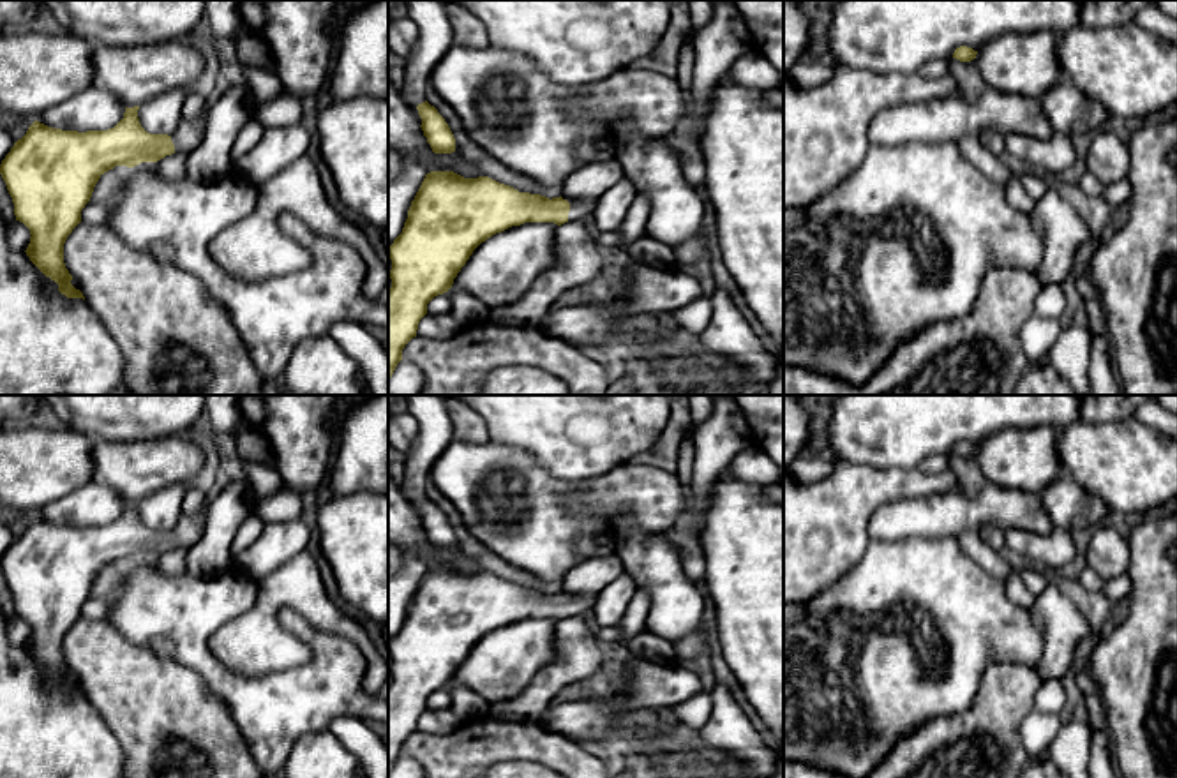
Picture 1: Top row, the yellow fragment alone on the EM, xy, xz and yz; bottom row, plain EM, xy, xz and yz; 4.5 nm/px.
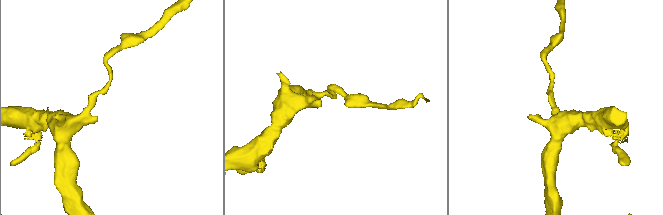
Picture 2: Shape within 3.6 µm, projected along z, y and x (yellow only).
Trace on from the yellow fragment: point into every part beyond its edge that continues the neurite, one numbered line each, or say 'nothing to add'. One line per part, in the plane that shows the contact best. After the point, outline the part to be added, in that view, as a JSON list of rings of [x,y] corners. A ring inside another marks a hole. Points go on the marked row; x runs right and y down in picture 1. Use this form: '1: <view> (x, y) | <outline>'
1: xz (581, 210) | [[[595,201],[570,203],[568,221],[586,221],[595,208]]]

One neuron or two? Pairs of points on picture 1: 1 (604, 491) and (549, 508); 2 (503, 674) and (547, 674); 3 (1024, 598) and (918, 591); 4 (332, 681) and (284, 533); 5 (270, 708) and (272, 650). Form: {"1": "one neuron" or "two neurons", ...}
{"1": "one neuron", "2": "two neurons", "3": "two neurons", "4": "two neurons", "5": "two neurons"}

